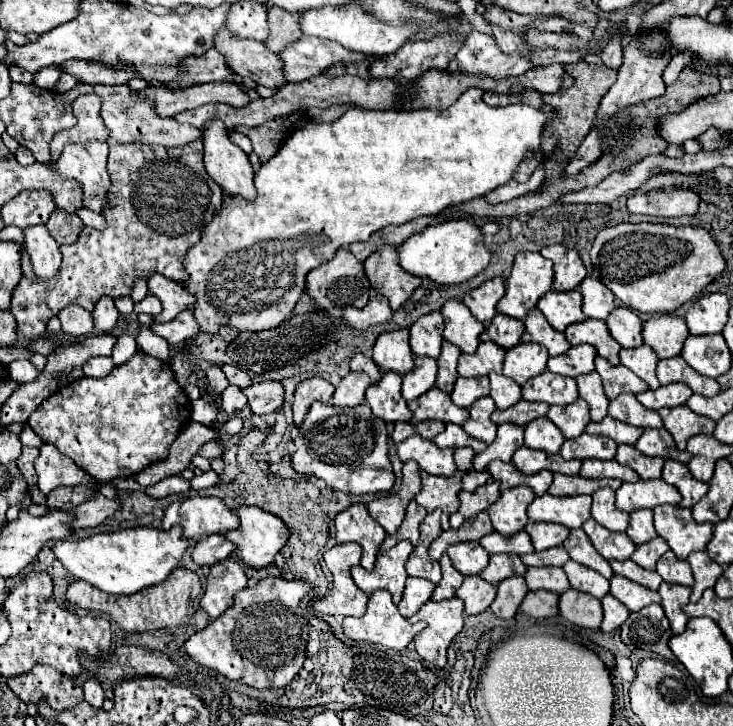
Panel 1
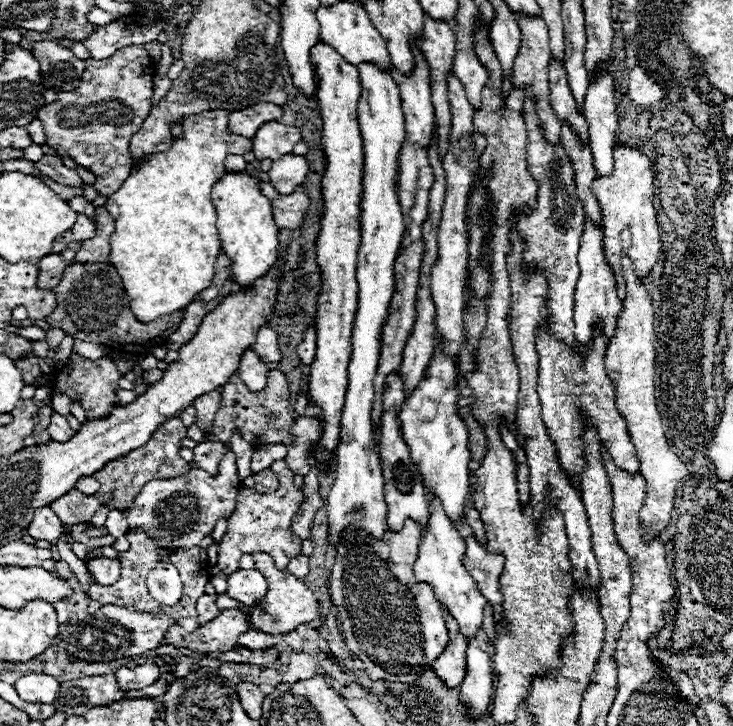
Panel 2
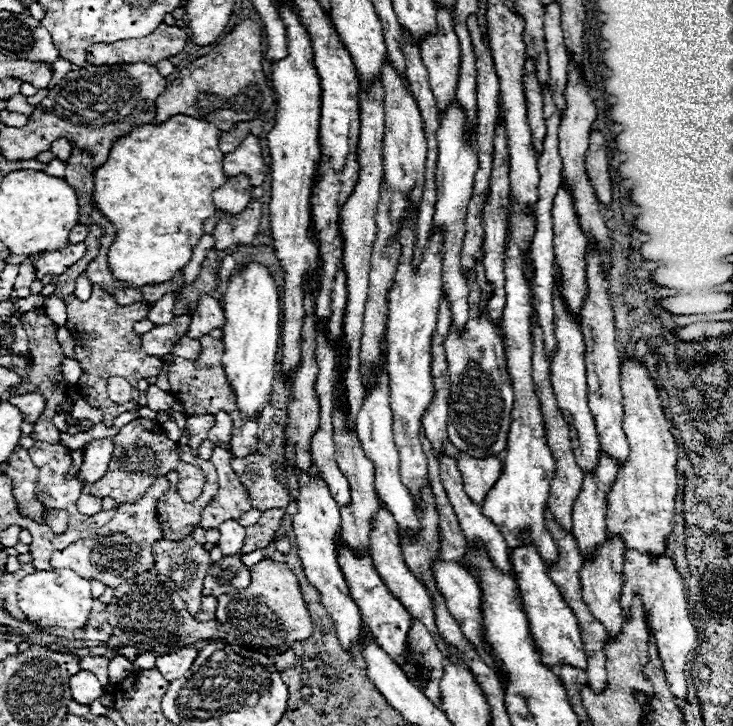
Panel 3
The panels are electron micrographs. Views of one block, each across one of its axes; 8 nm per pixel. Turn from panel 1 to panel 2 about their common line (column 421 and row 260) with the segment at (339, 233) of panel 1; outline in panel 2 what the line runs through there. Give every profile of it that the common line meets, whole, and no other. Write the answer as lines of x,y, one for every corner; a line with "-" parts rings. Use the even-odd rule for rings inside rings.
226,110
190,114
184,118
184,138
174,140
172,148
166,152
150,154
148,162
144,162
140,168
134,168
122,188
118,188
118,192
108,198
106,210
116,222
116,230
112,234
110,264
118,268
130,300
130,308
134,316
144,324
176,310
184,310
202,290
212,284
214,264
222,252
222,242
216,228
216,208
210,198
212,184
226,172
224,160
228,154
242,156
250,148
252,142
248,138
230,134

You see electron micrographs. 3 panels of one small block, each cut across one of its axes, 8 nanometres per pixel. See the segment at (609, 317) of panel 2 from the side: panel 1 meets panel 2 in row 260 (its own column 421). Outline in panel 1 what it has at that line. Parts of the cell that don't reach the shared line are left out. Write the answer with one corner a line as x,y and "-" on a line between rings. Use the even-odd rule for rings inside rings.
408,578
406,580
406,588
404,588
404,596
398,604
398,610
404,614
404,618
414,616
422,604
426,604
434,592
434,584
430,580
424,578

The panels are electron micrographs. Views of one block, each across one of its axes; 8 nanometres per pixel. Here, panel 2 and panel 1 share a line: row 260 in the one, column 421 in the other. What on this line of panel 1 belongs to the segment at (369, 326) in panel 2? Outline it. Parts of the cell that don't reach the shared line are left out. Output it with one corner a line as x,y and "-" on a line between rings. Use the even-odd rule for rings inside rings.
414,358
414,368
402,380
402,396
406,402
422,396
436,382
436,360

